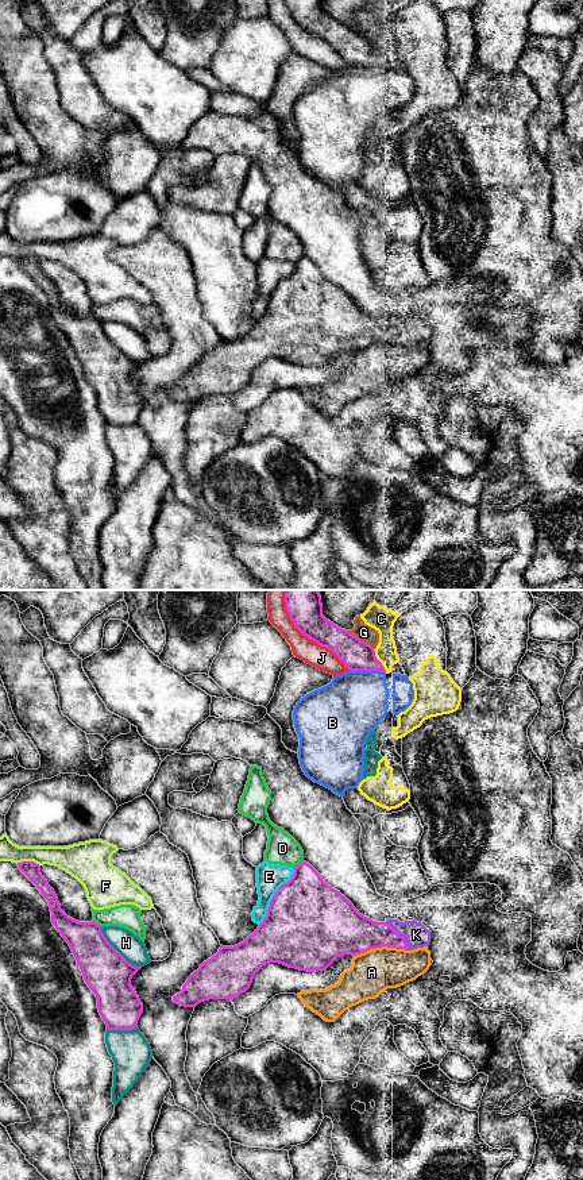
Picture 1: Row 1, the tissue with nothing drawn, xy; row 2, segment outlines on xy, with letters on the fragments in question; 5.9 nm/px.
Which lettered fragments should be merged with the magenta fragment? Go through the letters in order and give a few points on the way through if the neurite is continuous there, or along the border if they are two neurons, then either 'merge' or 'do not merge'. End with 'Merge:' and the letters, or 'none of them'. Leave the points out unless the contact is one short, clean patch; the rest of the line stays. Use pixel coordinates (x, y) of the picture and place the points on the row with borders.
A: do not merge
B: do not merge
C: do not merge
D: do not merge
E: do not merge
F: do not merge
G: do not merge
H: do not merge
J: do not merge
K: merge
Merge: K

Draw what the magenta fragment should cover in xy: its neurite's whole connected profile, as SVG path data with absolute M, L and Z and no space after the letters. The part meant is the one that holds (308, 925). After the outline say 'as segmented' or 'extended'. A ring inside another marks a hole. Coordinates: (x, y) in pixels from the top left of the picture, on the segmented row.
M302 861L294 868L293 878L282 884L273 896L267 915L258 929L235 946L221 945L216 955L204 961L188 977L182 986L182 991L174 995L173 1000L185 1007L196 1007L198 1003L209 999L233 1000L250 988L254 975L269 963L279 963L300 971L318 972L325 971L337 957L344 955L356 956L382 946L413 950L428 946L429 942L431 932L414 919L405 922L397 919L375 922L362 915L344 895L323 880L320 874L309 863Z | extended

